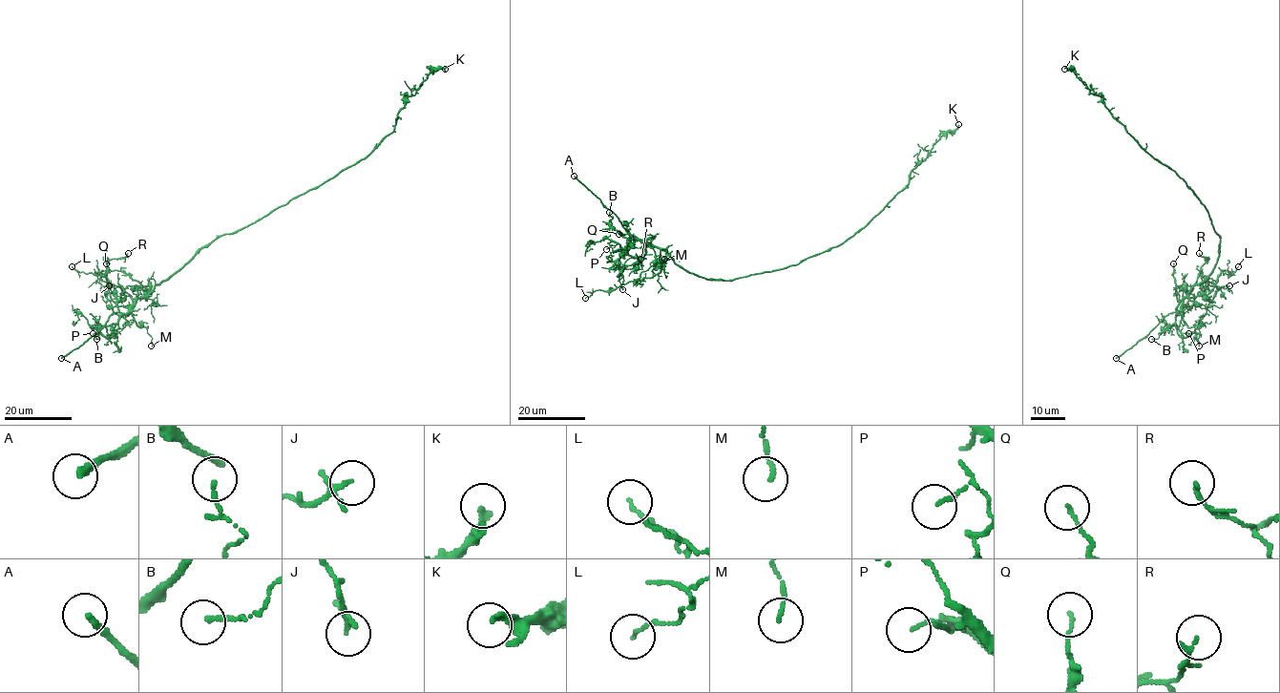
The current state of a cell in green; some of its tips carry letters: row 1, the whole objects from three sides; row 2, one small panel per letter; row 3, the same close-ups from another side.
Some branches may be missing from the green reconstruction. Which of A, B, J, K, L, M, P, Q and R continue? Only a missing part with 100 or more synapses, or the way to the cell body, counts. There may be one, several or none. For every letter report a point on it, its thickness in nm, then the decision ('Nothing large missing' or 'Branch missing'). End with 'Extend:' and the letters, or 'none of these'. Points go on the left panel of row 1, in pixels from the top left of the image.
A: Place: (61, 358). Thickness 240 nm. Branch missing
B: Place: (96, 339). Thickness 150 nm. Nothing large missing
J: Place: (109, 285). Thickness 110 nm. Nothing large missing
K: Place: (445, 69). Thickness 200 nm. Nothing large missing
L: Place: (72, 266). Thickness 110 nm. Nothing large missing
M: Place: (151, 346). Thickness 110 nm. Nothing large missing
P: Place: (93, 333). Thickness 120 nm. Nothing large missing
Q: Place: (106, 263). Thickness 100 nm. Nothing large missing
R: Place: (128, 253). Thickness 130 nm. Nothing large missing
Extend: A

